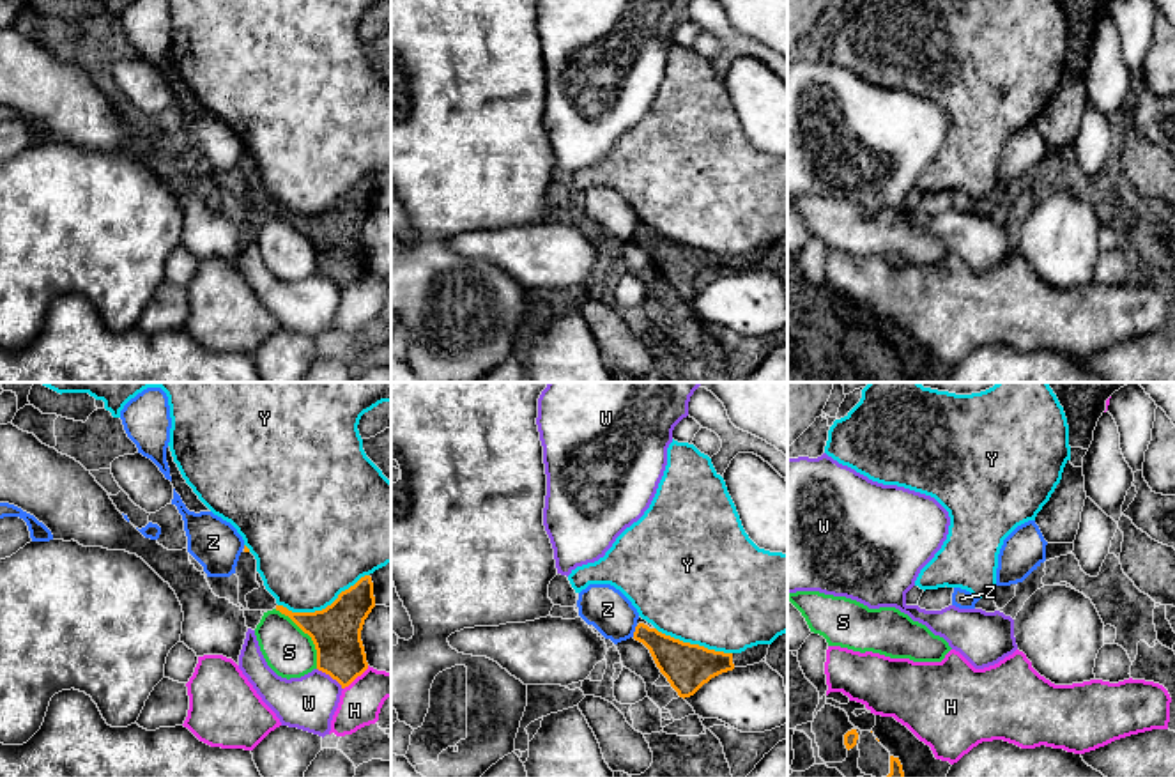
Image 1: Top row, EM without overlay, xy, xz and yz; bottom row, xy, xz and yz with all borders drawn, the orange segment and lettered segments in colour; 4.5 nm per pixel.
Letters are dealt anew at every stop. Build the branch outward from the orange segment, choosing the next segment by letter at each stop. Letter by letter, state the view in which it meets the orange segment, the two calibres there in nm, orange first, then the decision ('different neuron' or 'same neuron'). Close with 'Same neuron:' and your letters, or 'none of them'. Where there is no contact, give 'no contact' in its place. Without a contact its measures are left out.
H: contact in xy; calibres 220 and 190 nm; different neuron
S: contact in xy; calibres 220 and 220 nm; different neuron
W: contact in xy; calibres 220 and 240 nm; different neuron
Y: contact in xy; calibres 220 and 440 nm; different neuron
Z: contact in xz; calibres 190 and 200 nm; different neuron
Same neuron: none of them

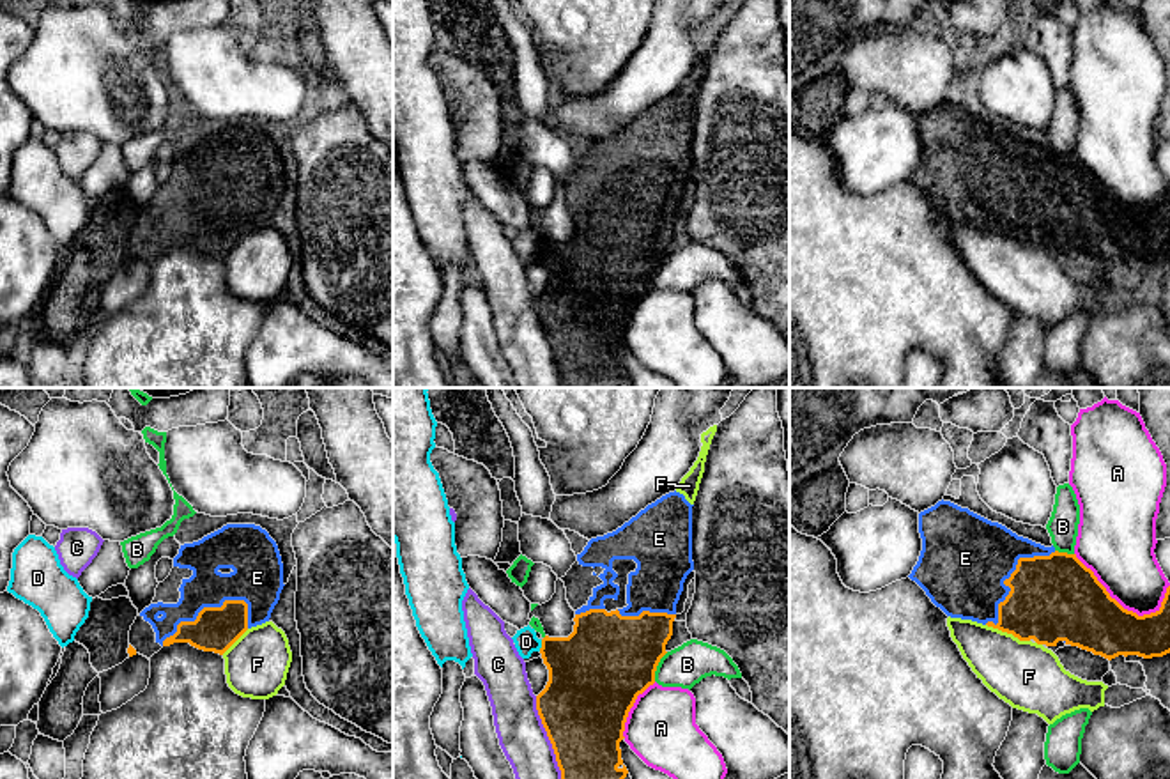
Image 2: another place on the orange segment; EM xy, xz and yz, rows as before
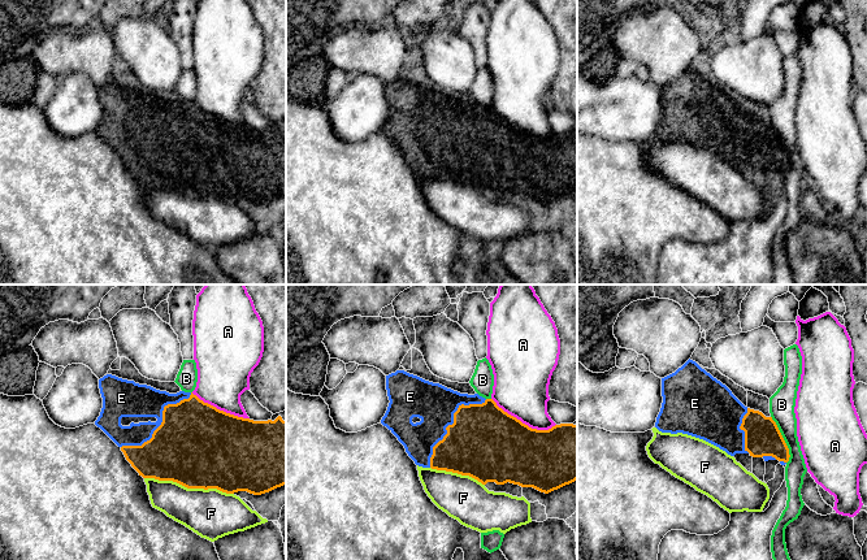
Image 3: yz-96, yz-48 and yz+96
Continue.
A: contact in yz; calibres 380 and 340 nm; different neuron
B: contact in xz; calibres 420 and 190 nm; different neuron
C: contact in xz; calibres 400 and 220 nm; different neuron
D: contact in xz; calibres 380 and 110 nm; different neuron
E: contact in xy; calibres 200 and 180 nm; same neuron
F: contact in yz; calibres 380 and 300 nm; different neuron
Same neuron: E

